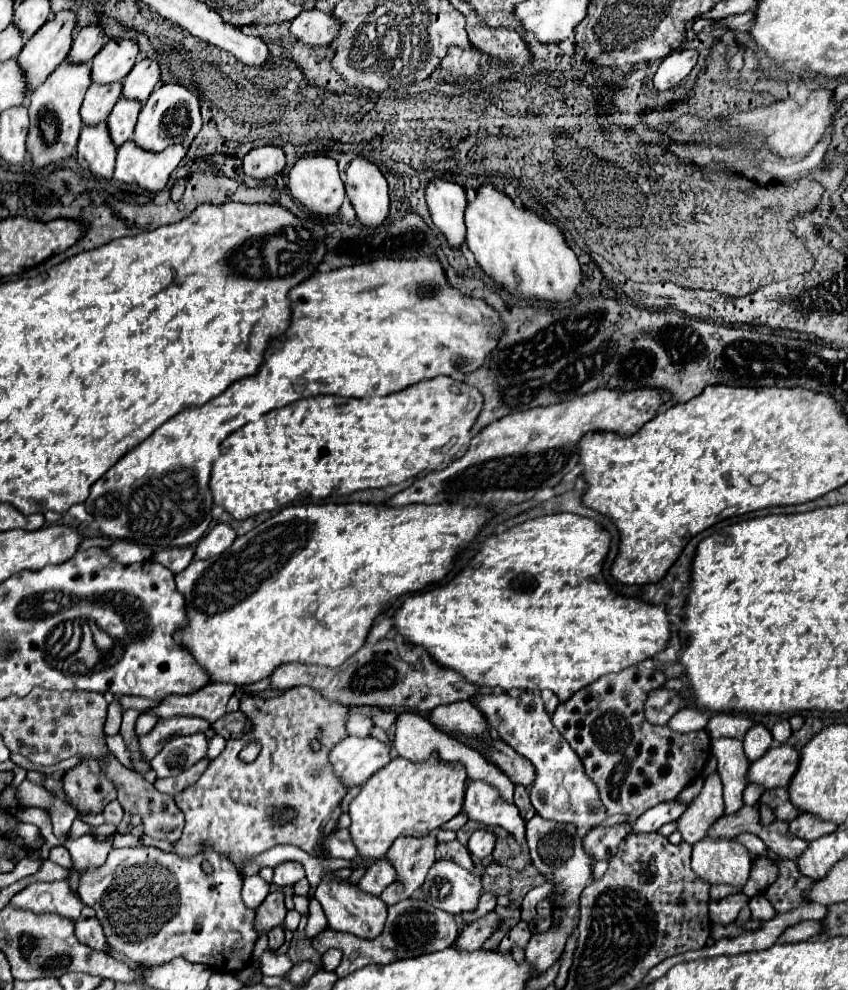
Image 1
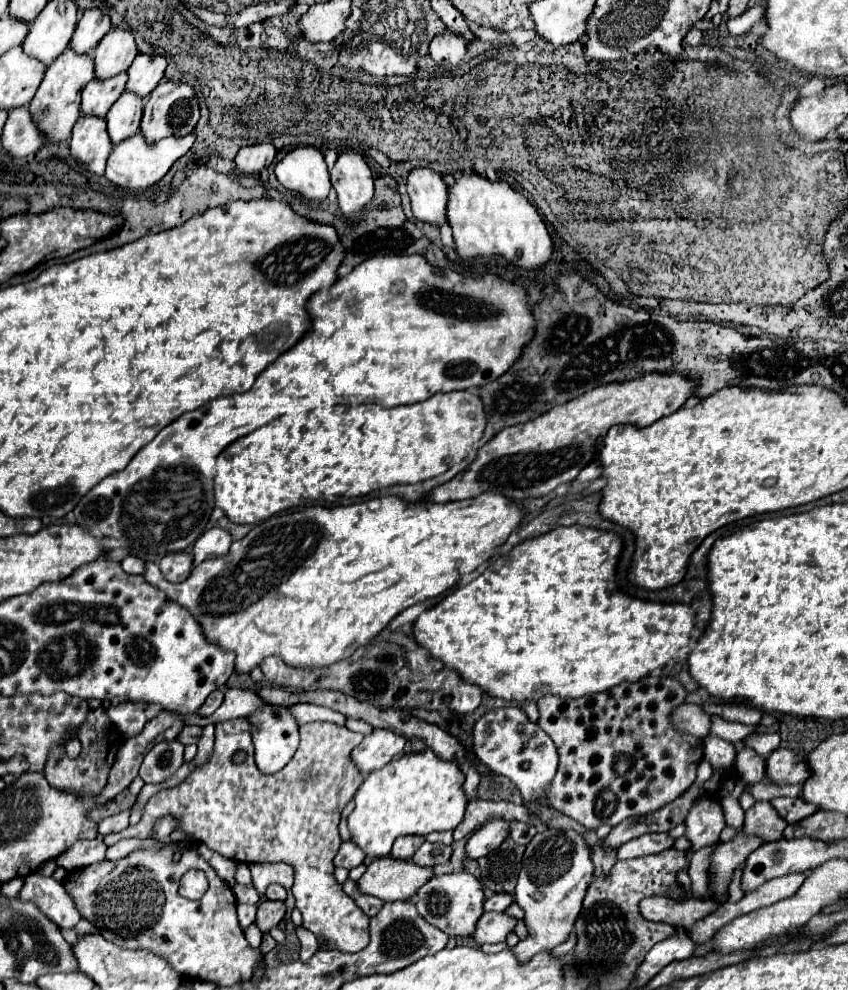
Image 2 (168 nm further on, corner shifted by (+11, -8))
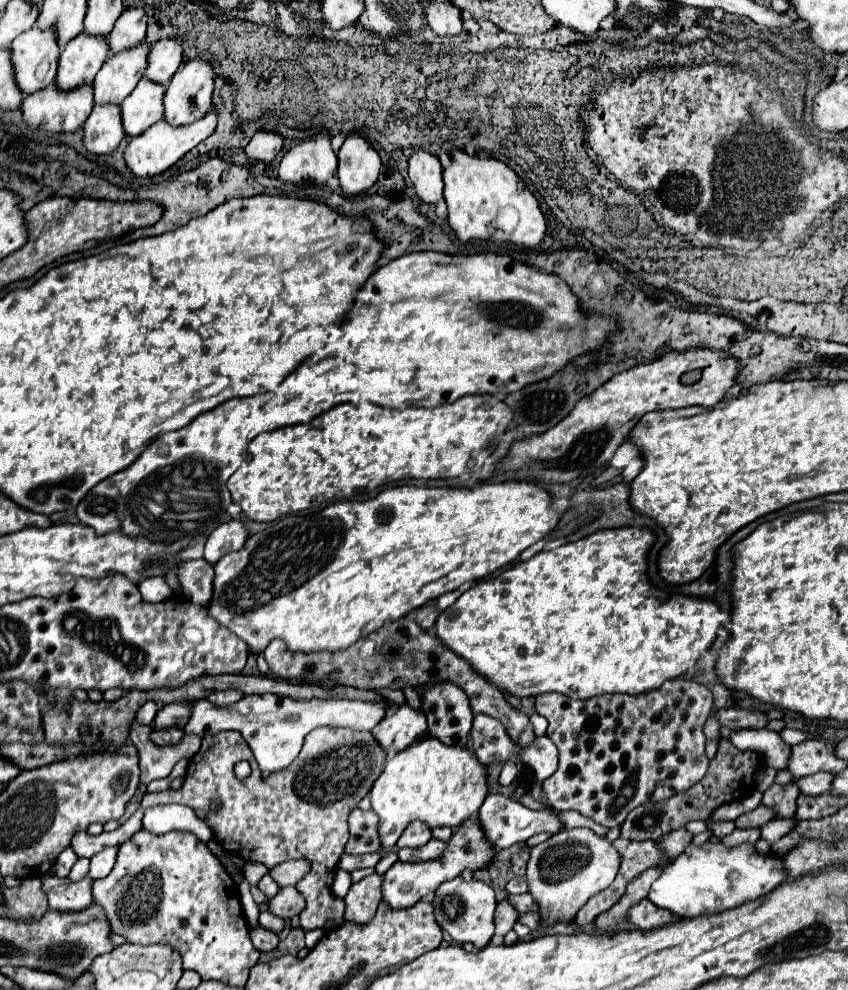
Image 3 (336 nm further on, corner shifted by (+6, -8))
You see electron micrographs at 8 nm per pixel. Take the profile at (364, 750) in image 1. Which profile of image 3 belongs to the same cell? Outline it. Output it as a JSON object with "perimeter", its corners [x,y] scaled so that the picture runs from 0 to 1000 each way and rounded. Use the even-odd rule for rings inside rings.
{"perimeter":[[[472,713],[462,721],[455,721],[446,733],[446,752],[453,756],[453,760],[469,762],[502,739],[502,723],[483,713]]]}

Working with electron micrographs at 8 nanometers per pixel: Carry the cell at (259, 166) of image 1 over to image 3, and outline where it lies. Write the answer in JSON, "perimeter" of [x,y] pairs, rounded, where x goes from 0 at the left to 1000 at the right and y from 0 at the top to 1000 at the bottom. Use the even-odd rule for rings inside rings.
{"perimeter":[[[302,133],[300,139],[295,141],[295,145],[288,149],[288,154],[297,164],[318,166],[328,158],[328,154],[333,152],[333,145],[335,145],[333,137],[328,137],[328,135]]]}

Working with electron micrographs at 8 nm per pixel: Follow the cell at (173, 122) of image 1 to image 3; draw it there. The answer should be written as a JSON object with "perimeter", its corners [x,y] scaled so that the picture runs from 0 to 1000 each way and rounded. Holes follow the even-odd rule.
{"perimeter":[[[229,59],[203,77],[193,95],[193,121],[200,127],[219,127],[245,115],[250,109],[252,73],[250,67]]]}

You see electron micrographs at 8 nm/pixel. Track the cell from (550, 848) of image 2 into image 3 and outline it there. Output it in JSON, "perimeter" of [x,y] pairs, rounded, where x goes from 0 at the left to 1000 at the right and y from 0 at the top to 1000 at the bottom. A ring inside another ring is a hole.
{"perimeter":[[[663,836],[644,851],[630,855],[620,877],[620,887],[623,903],[632,909],[639,927],[637,939],[627,939],[627,947],[639,945],[642,939],[653,933],[675,933],[679,921],[693,911],[693,907],[722,893],[729,875],[731,863],[715,846],[700,842],[696,836]]]}

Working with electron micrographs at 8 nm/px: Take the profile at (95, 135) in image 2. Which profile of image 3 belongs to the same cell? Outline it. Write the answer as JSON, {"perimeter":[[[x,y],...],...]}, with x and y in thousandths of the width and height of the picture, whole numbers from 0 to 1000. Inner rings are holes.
{"perimeter":[[[134,105],[111,107],[97,127],[99,147],[113,158],[130,158],[144,143],[146,131],[142,123],[142,109]]]}

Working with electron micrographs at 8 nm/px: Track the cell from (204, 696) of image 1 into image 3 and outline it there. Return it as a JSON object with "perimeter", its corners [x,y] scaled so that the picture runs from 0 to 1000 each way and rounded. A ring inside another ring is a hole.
{"perimeter":[[[264,697],[264,699],[250,699],[250,701],[245,703],[245,707],[248,707],[250,711],[255,711],[255,713],[271,713],[271,711],[281,709],[285,703],[288,703],[288,701],[281,699],[281,697]]]}

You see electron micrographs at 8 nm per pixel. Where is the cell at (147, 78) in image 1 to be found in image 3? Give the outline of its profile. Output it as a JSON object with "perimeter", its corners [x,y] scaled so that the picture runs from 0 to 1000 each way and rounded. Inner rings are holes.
{"perimeter":[[[186,40],[175,55],[175,69],[170,73],[172,81],[184,85],[198,85],[210,67],[215,65],[215,46],[210,40]]]}

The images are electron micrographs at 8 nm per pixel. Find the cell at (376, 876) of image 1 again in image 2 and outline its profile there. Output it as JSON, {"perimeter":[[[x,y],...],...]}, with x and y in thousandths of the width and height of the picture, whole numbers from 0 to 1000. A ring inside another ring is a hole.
{"perimeter":[[[456,865],[435,873],[433,881],[423,889],[423,899],[452,911],[482,909],[504,889],[508,889],[508,885],[511,877],[499,877],[485,869],[466,869]]]}

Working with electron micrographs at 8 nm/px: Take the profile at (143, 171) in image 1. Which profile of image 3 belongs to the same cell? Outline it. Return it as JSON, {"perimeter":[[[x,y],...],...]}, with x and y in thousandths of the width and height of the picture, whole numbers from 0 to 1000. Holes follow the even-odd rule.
{"perimeter":[[[250,111],[241,117],[241,121],[226,123],[222,127],[210,127],[210,129],[189,121],[184,125],[179,125],[175,131],[170,131],[165,137],[160,137],[151,143],[151,147],[146,152],[146,164],[153,170],[153,174],[165,180],[177,180],[177,178],[191,176],[203,166],[208,166],[217,156],[222,156],[229,147],[233,147],[238,141],[243,141],[252,133],[252,129],[255,129],[255,115]]]}

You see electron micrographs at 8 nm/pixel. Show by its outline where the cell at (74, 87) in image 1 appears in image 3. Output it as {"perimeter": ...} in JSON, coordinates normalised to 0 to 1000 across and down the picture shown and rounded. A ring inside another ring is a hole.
{"perimeter":[[[92,34],[83,40],[68,61],[68,77],[66,87],[73,93],[85,89],[94,89],[99,85],[108,85],[118,65],[130,57],[130,48],[125,38]]]}

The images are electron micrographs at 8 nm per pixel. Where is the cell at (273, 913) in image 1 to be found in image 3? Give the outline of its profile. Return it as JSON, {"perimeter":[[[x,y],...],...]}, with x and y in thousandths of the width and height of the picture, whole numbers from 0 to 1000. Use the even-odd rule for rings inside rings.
{"perimeter":[[[347,895],[333,897],[318,911],[316,911],[316,921],[321,921],[323,925],[337,929],[344,927],[349,923],[354,923],[361,915],[361,909],[351,903],[351,899]]]}

